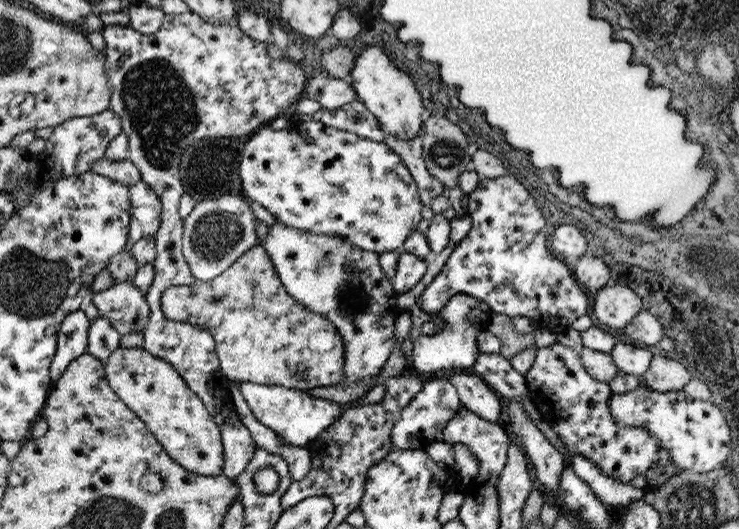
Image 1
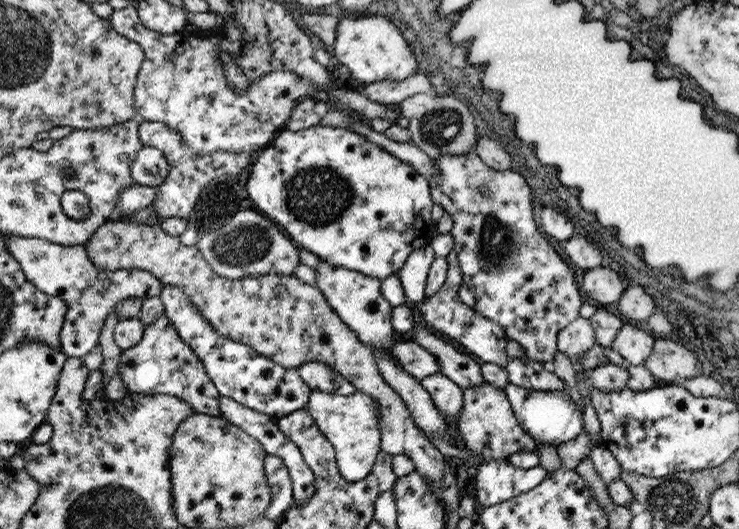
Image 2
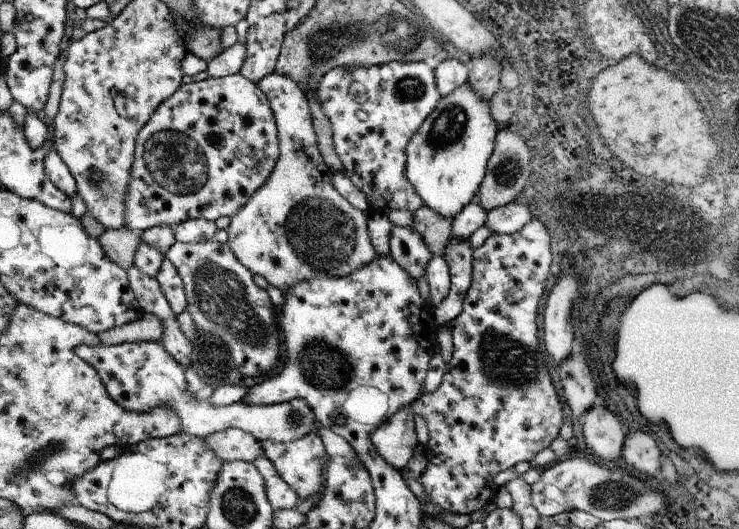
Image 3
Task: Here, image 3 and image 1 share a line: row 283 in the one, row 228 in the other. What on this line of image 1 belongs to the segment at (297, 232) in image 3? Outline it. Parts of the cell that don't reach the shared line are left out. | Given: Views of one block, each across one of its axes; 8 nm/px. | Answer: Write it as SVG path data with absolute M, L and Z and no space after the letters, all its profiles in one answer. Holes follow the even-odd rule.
M275 220L275 224L271 224L271 226L267 226L267 228L269 228L269 230L267 230L265 238L259 240L259 246L263 246L263 248L267 250L271 262L273 262L273 266L275 266L275 274L279 276L279 284L283 284L283 290L285 290L291 298L295 298L301 306L305 306L309 312L315 312L315 314L323 316L325 320L329 320L329 322L337 328L337 332L341 334L341 338L343 338L343 344L345 344L345 364L343 364L343 380L341 380L339 384L343 386L347 380L349 380L349 382L357 382L357 380L365 380L365 378L373 378L373 384L375 384L375 376L381 374L381 368L383 368L383 364L385 364L385 360L387 360L387 356L389 356L389 352L391 352L393 332L395 332L395 316L399 316L399 314L403 312L403 310L399 308L399 304L397 304L399 292L393 290L393 284L387 280L387 276L383 274L383 270L381 270L381 266L379 266L379 254L373 252L373 250L363 250L363 248L355 246L351 240L347 240L347 238L341 236L341 234L317 234L317 232L311 232L311 230L297 230L297 228L293 228L293 226L281 224L281 222L277 222L277 220Z

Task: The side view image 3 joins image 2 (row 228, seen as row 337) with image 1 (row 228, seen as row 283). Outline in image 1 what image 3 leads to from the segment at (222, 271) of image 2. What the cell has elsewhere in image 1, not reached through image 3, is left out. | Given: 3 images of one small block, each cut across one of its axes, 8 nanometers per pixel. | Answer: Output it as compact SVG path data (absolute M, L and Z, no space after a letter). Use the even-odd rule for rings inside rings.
M219 196L213 200L195 202L189 216L183 220L183 258L197 282L213 282L247 250L257 246L253 230L253 212L243 198Z

